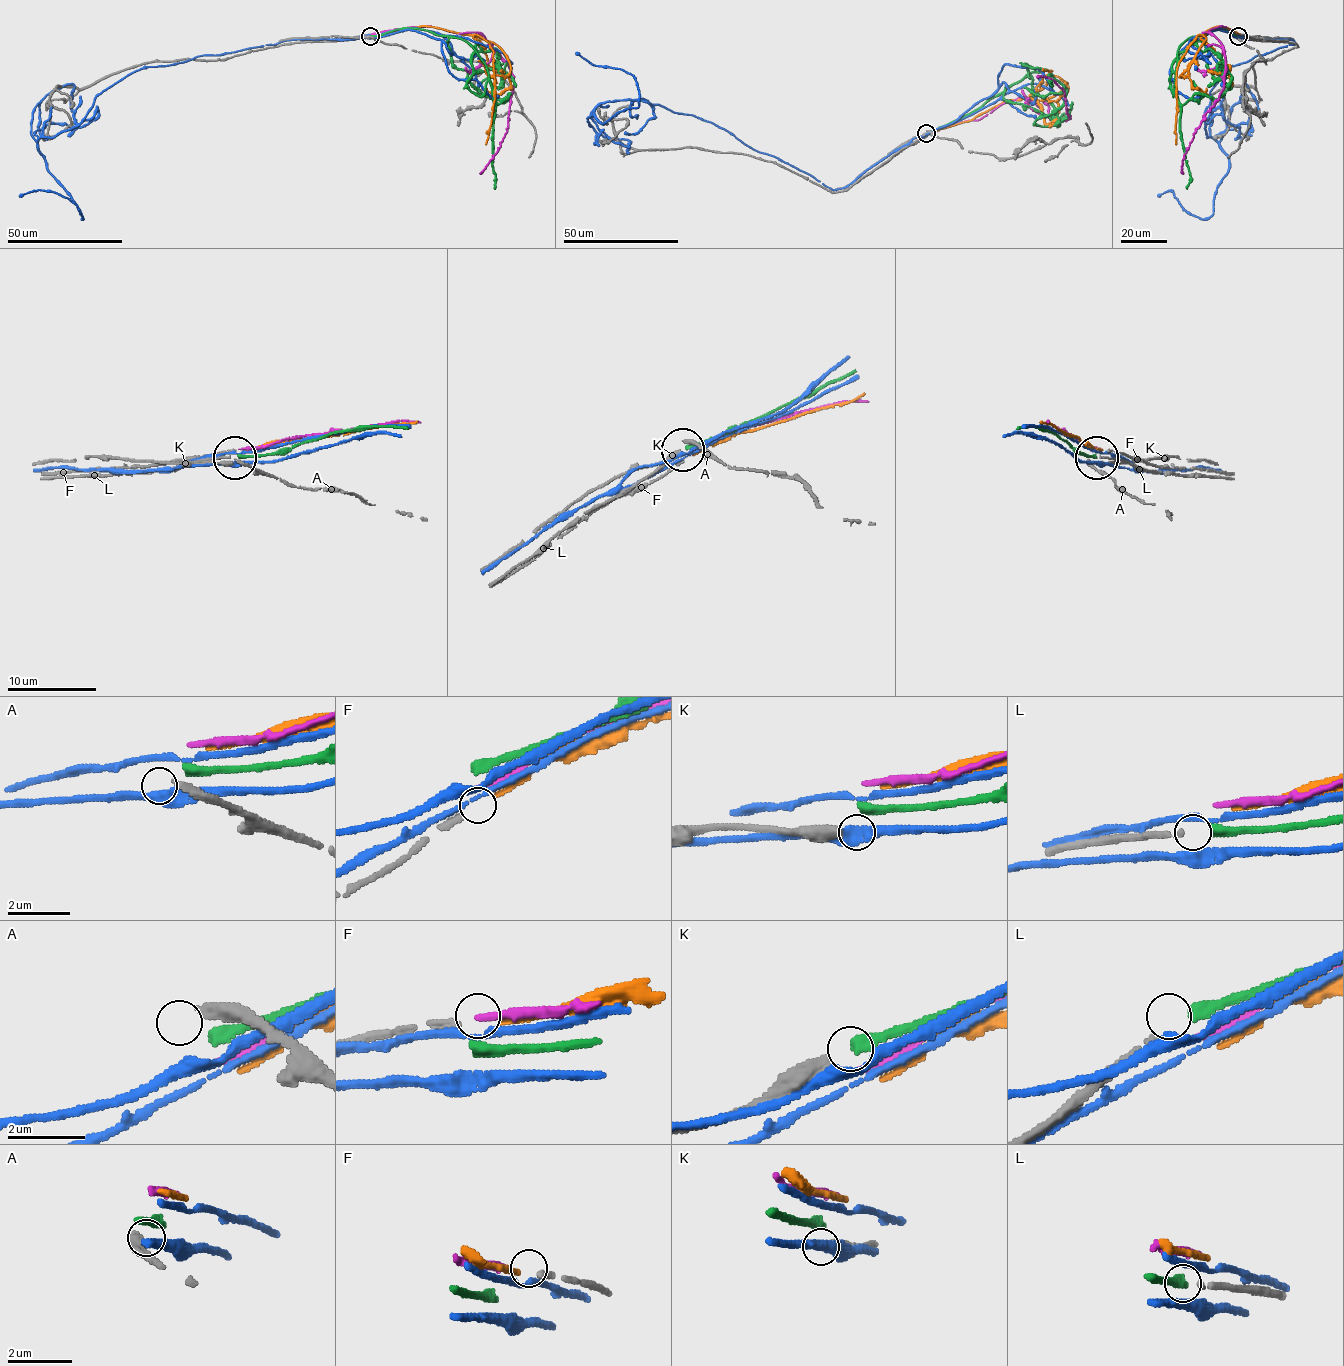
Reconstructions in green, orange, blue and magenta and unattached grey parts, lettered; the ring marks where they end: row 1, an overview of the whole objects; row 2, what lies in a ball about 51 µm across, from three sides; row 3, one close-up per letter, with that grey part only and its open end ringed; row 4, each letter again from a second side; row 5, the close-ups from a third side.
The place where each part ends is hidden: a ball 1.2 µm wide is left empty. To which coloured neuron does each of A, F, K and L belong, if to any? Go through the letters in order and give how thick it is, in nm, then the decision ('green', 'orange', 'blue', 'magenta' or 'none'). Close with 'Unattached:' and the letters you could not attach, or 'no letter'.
A: calibre 320 nm; none
F: calibre 190 nm; orange
K: calibre 400 nm; none
L: calibre 160 nm; green
Unattached: A, K

